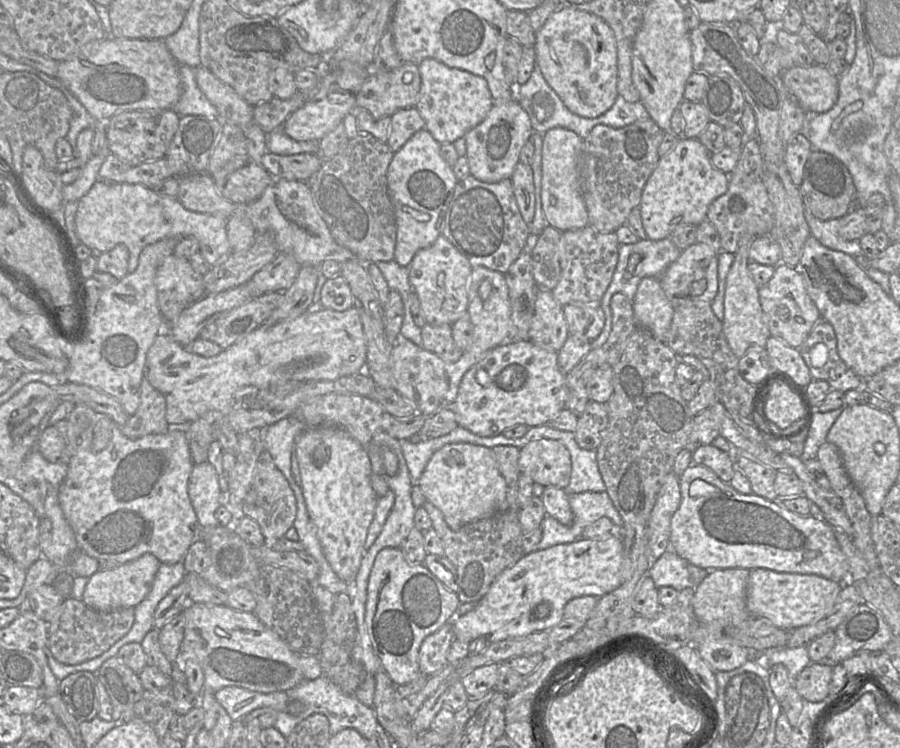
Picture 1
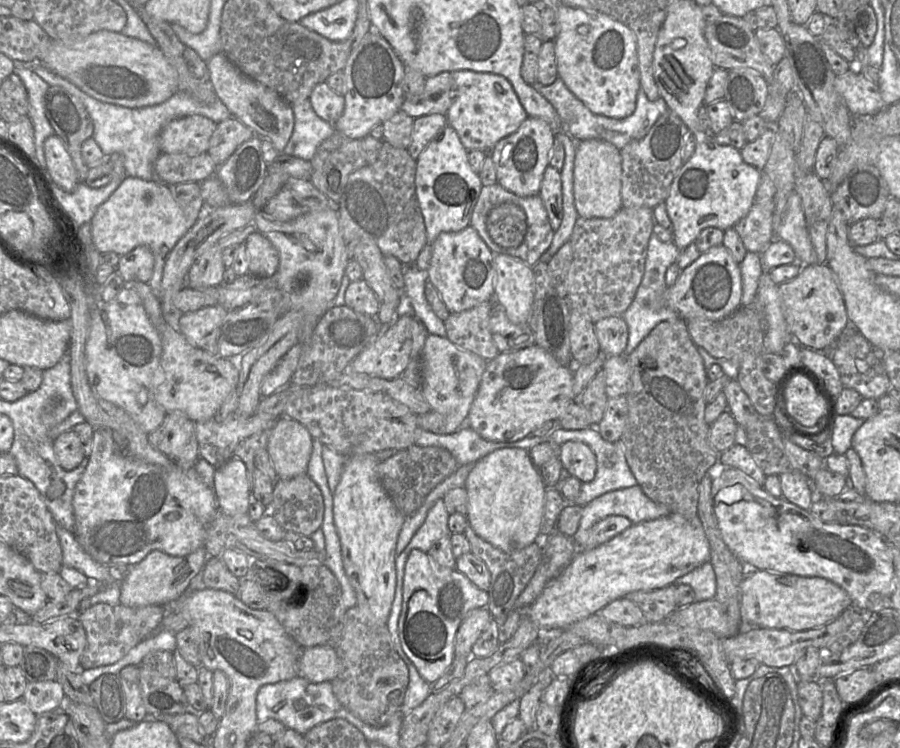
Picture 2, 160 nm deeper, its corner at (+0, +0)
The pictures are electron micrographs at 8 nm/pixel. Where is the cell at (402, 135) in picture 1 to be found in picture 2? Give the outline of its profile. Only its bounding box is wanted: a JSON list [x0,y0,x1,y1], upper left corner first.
[407,114,448,157]

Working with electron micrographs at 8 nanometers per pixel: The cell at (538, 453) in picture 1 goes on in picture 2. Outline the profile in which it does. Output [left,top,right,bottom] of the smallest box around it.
[558,442,597,483]

